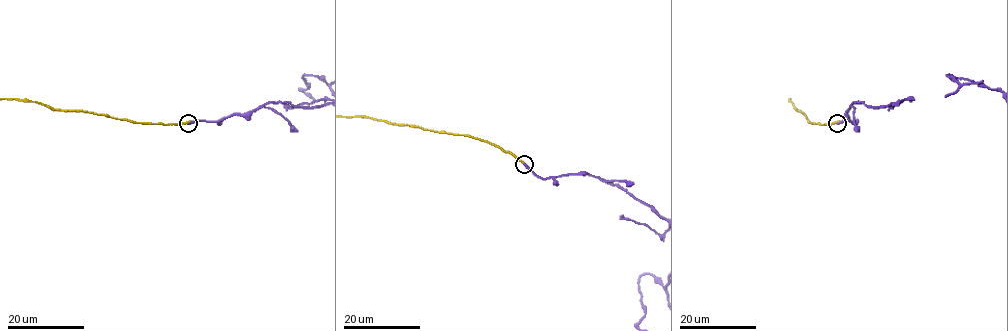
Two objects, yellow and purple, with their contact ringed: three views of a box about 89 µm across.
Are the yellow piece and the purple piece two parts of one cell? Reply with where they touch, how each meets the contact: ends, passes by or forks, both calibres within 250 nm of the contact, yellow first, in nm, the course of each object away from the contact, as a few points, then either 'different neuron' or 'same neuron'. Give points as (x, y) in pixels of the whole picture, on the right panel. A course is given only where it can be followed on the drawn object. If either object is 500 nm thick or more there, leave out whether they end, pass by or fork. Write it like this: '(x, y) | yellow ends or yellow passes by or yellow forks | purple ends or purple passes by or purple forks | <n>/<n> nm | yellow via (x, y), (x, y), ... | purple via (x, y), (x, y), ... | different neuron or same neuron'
(837, 123) | yellow ends | purple ends | 300/320 nm | different neuron

